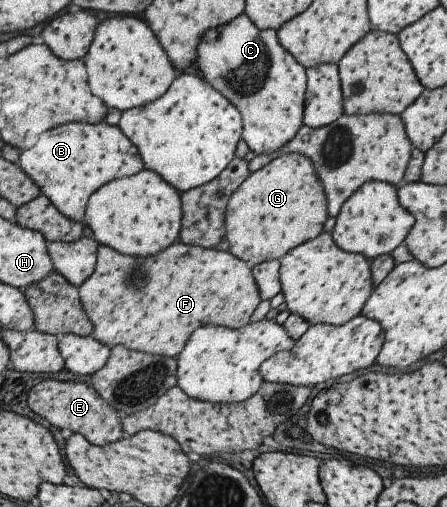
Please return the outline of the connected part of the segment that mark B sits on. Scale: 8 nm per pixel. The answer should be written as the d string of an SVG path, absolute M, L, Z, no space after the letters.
M105 121L94 125L72 122L59 125L56 129L49 129L38 137L34 147L24 150L19 159L22 171L34 180L41 189L42 195L50 198L61 215L78 222L83 222L89 197L97 189L116 178L133 176L144 169L138 148L130 141L130 138L126 137L119 126L110 125Z

